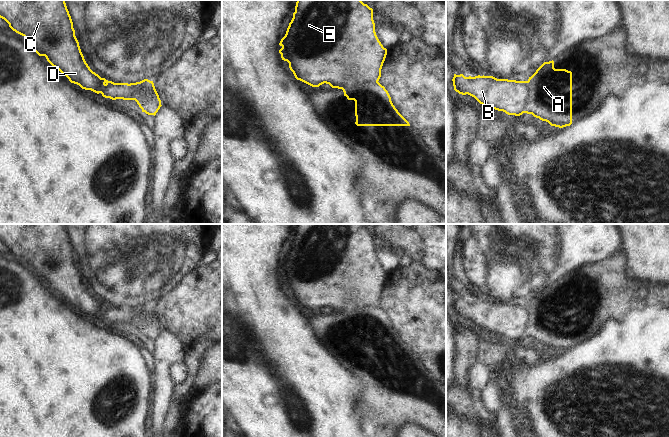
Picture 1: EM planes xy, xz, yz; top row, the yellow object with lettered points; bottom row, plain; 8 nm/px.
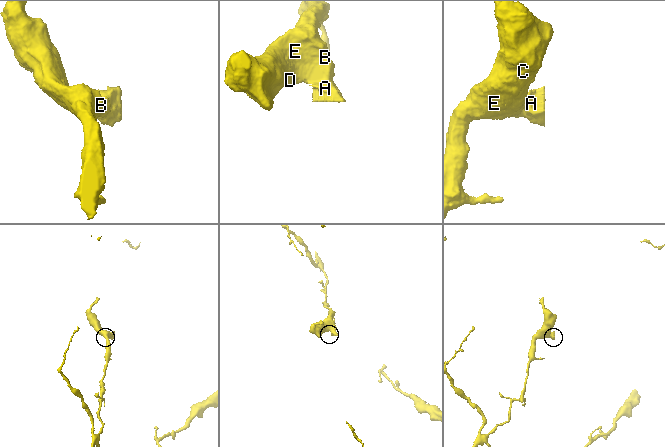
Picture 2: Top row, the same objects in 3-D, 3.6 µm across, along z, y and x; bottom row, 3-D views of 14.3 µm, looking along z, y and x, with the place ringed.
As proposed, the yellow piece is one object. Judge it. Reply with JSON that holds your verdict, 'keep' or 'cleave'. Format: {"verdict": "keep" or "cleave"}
{"verdict": "cleave"}

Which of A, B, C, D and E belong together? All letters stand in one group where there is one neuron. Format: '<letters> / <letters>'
A / B C D E

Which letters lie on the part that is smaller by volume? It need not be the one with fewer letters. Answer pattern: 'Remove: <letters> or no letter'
Remove: A

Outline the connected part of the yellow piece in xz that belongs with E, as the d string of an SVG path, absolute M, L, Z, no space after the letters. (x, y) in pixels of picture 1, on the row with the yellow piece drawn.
M297 0L293 18L281 39L281 58L289 63L295 78L312 87L326 83L340 88L356 82L376 83L387 55L375 32L373 9L361 0Z

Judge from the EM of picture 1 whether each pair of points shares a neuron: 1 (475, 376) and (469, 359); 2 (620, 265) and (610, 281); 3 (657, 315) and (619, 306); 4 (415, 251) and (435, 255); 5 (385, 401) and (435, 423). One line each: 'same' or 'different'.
1: different
2: same
3: different
4: different
5: same

